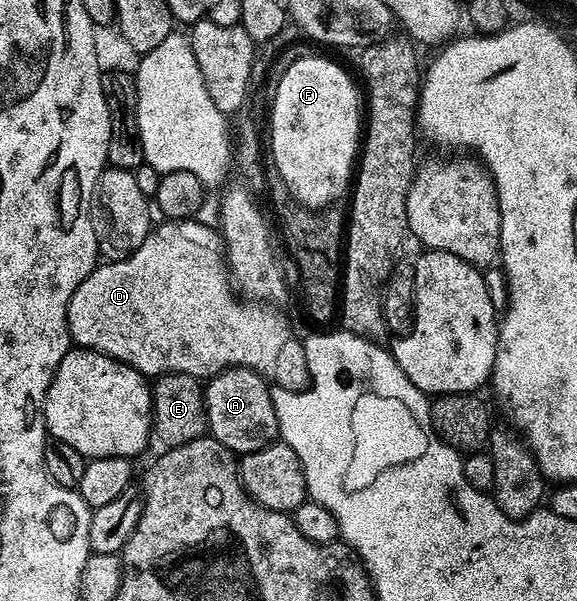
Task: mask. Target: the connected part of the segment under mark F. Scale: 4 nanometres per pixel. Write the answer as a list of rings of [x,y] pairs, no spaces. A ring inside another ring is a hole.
[[[301,57],[298,61],[293,61],[285,69],[285,74],[277,81],[277,90],[273,93],[273,114],[269,117],[269,141],[267,137],[267,145],[273,148],[272,168],[279,171],[279,175],[283,179],[283,183],[287,183],[287,187],[291,191],[291,195],[301,205],[306,205],[309,209],[324,209],[332,206],[336,197],[341,197],[350,192],[351,178],[355,173],[355,162],[359,157],[359,142],[363,137],[363,101],[359,96],[359,89],[353,86],[353,81],[349,78],[349,73],[341,65],[336,65],[333,61],[328,61],[325,57]]]

